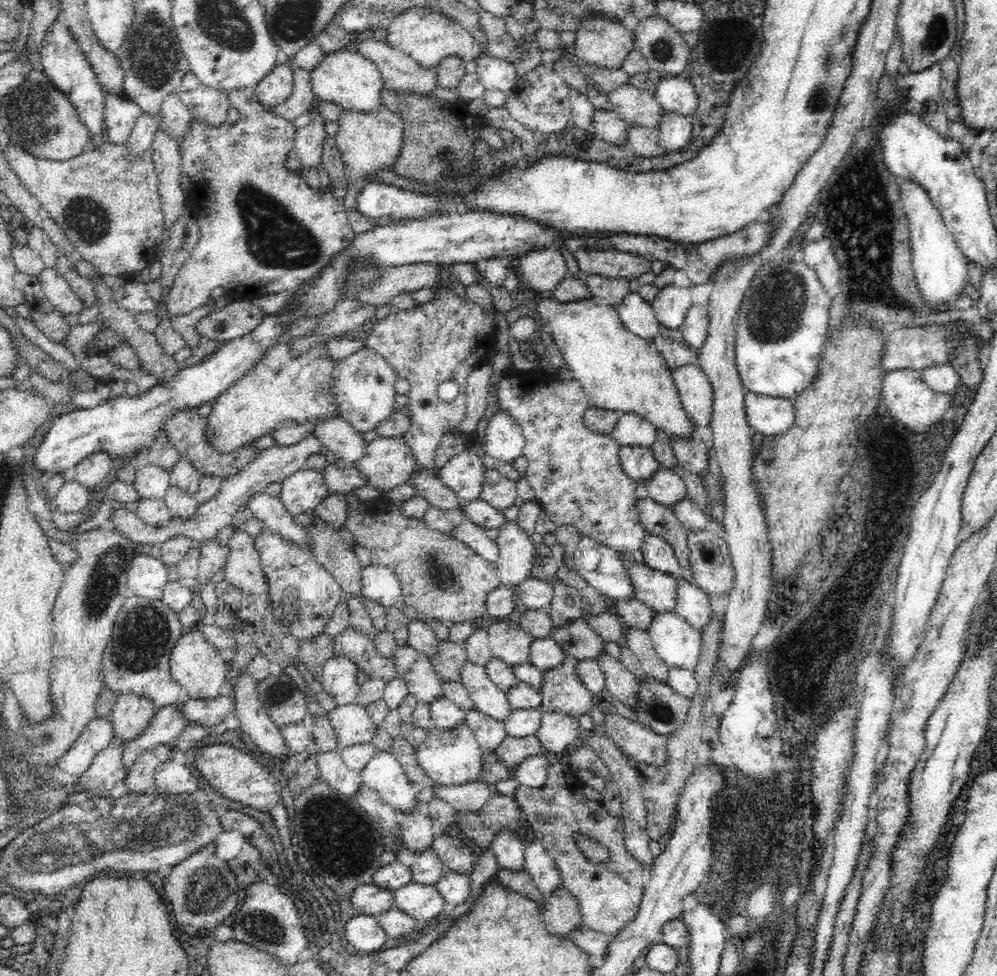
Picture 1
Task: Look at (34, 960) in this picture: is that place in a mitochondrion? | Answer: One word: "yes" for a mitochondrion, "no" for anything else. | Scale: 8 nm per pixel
no

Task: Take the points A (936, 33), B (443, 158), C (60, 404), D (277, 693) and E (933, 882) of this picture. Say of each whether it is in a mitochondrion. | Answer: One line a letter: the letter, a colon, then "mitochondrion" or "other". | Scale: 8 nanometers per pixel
A: mitochondrion
B: mitochondrion
C: other
D: mitochondrion
E: other

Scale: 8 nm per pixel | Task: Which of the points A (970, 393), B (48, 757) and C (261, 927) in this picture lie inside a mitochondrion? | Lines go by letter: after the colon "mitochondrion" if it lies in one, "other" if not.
A: other
B: other
C: mitochondrion

